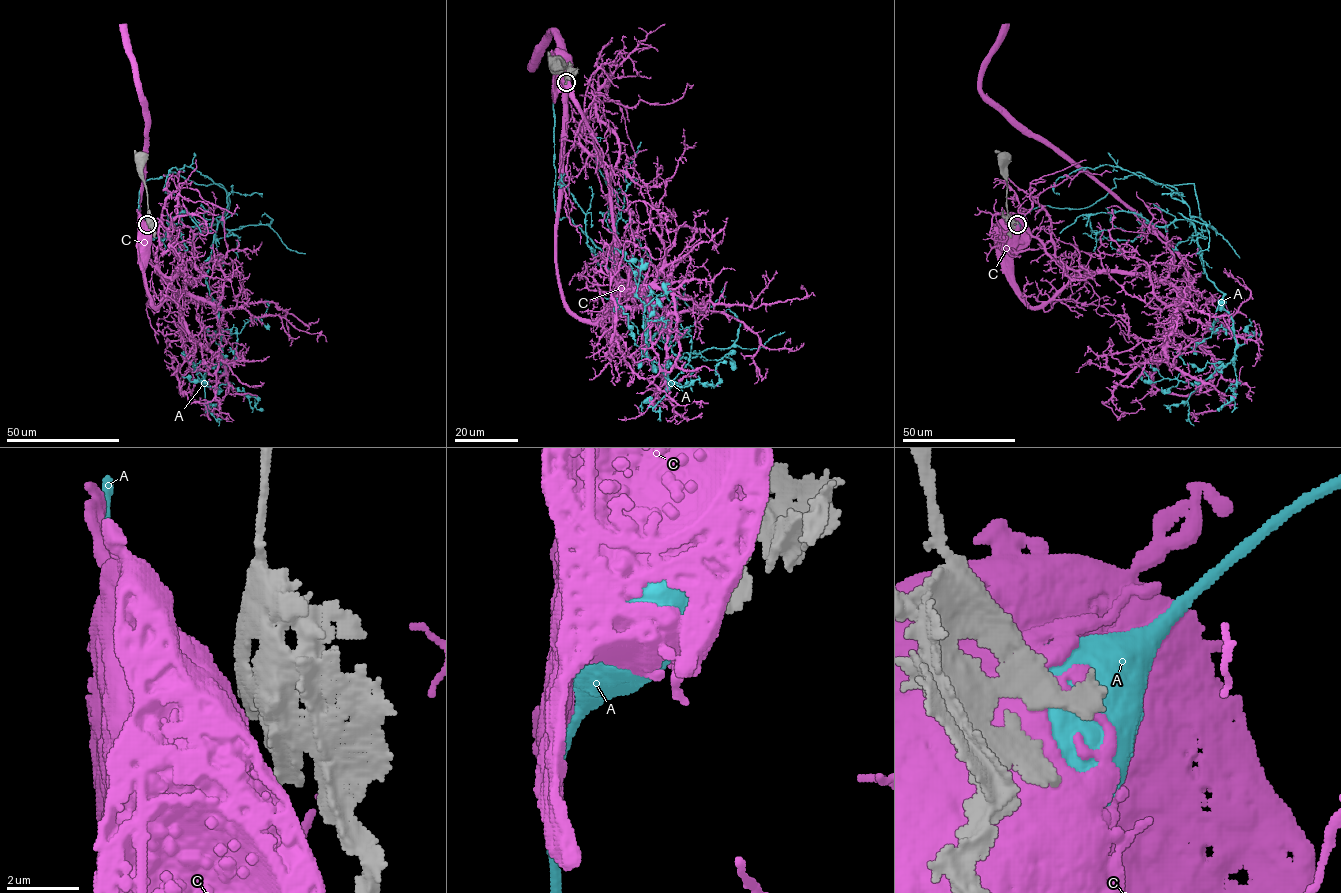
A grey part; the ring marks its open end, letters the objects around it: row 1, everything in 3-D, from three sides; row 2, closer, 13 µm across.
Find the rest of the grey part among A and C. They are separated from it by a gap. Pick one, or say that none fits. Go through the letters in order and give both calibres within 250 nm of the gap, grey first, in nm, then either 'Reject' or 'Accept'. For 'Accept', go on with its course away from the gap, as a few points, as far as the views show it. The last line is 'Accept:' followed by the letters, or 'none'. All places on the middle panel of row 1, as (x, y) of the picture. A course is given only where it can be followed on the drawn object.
A: Thickness 360 nm (grey) against 1000 nm. Reject
C: Thickness 360 nm (grey) against 220 nm. Reject
Accept: none

